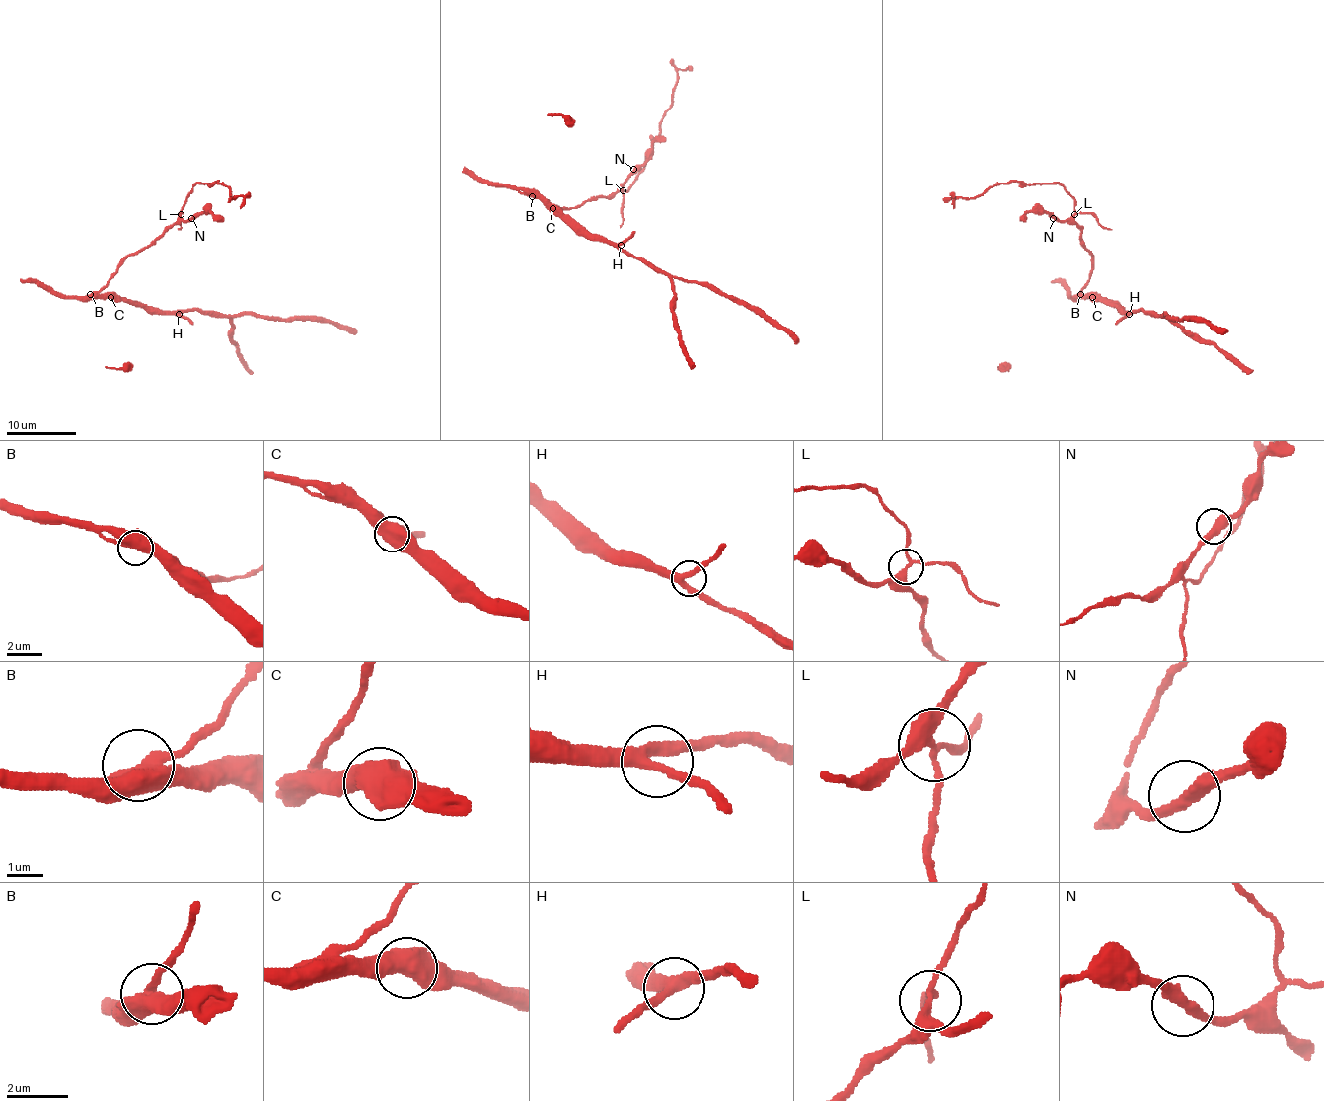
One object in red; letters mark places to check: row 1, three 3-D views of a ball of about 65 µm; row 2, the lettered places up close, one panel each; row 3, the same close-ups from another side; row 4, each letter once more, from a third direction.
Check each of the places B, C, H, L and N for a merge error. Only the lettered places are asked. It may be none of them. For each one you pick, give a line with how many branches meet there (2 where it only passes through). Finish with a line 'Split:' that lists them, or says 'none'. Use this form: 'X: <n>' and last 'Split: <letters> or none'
L: 3
Split: L

